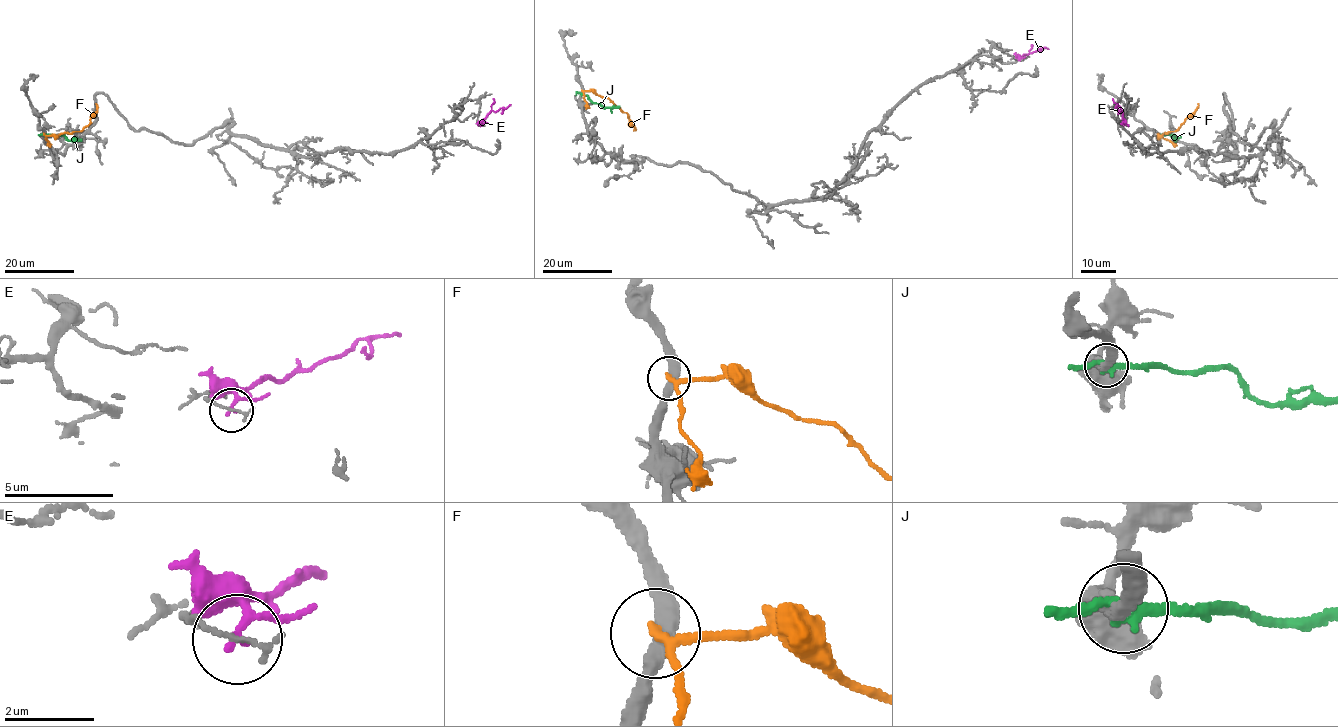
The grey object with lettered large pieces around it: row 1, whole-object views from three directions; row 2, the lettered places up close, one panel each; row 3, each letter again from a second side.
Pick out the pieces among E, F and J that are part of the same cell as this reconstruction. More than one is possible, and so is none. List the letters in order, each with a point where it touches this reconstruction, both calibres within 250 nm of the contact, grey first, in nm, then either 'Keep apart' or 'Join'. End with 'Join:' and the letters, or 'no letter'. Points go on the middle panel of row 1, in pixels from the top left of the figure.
E: Touches grey at (1019, 59). Thickness 140 nm (grey) against 140 nm. Keep apart
F: Touches grey at (582, 91). Thickness 320 nm (grey) against 160 nm. Keep apart
J: Touches grey at (582, 94). Thickness 360 nm (grey) against 240 nm. Keep apart
Join: no letter

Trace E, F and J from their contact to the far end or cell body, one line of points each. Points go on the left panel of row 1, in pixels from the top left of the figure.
E: (481, 125), (491, 110), (497, 111), (510, 104)
F: (44, 134), (55, 135), (80, 131), (97, 110), (95, 103)
J: (44, 135), (62, 135), (69, 141), (81, 139)

